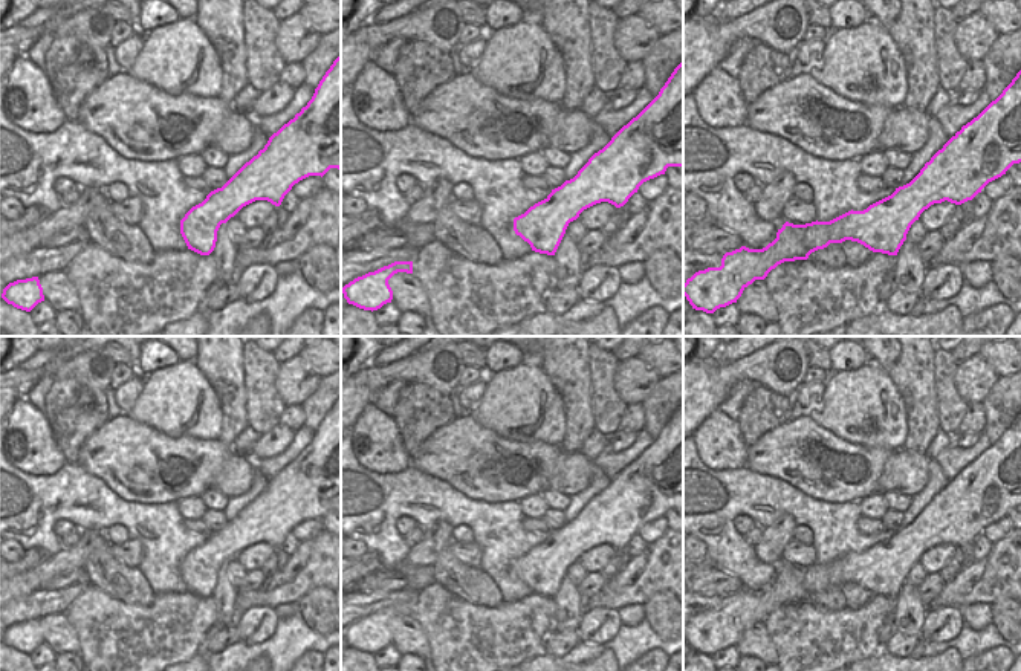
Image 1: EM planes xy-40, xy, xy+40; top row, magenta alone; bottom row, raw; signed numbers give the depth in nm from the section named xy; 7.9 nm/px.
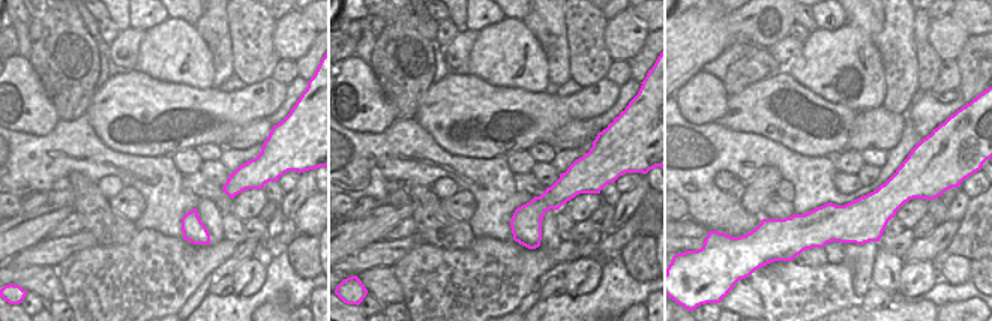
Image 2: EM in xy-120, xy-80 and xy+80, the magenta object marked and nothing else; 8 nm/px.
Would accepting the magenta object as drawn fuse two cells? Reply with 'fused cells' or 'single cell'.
single cell

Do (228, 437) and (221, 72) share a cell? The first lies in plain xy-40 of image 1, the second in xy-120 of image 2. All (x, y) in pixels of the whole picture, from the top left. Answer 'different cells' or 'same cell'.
same cell

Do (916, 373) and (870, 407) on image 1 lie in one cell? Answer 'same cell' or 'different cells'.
different cells

